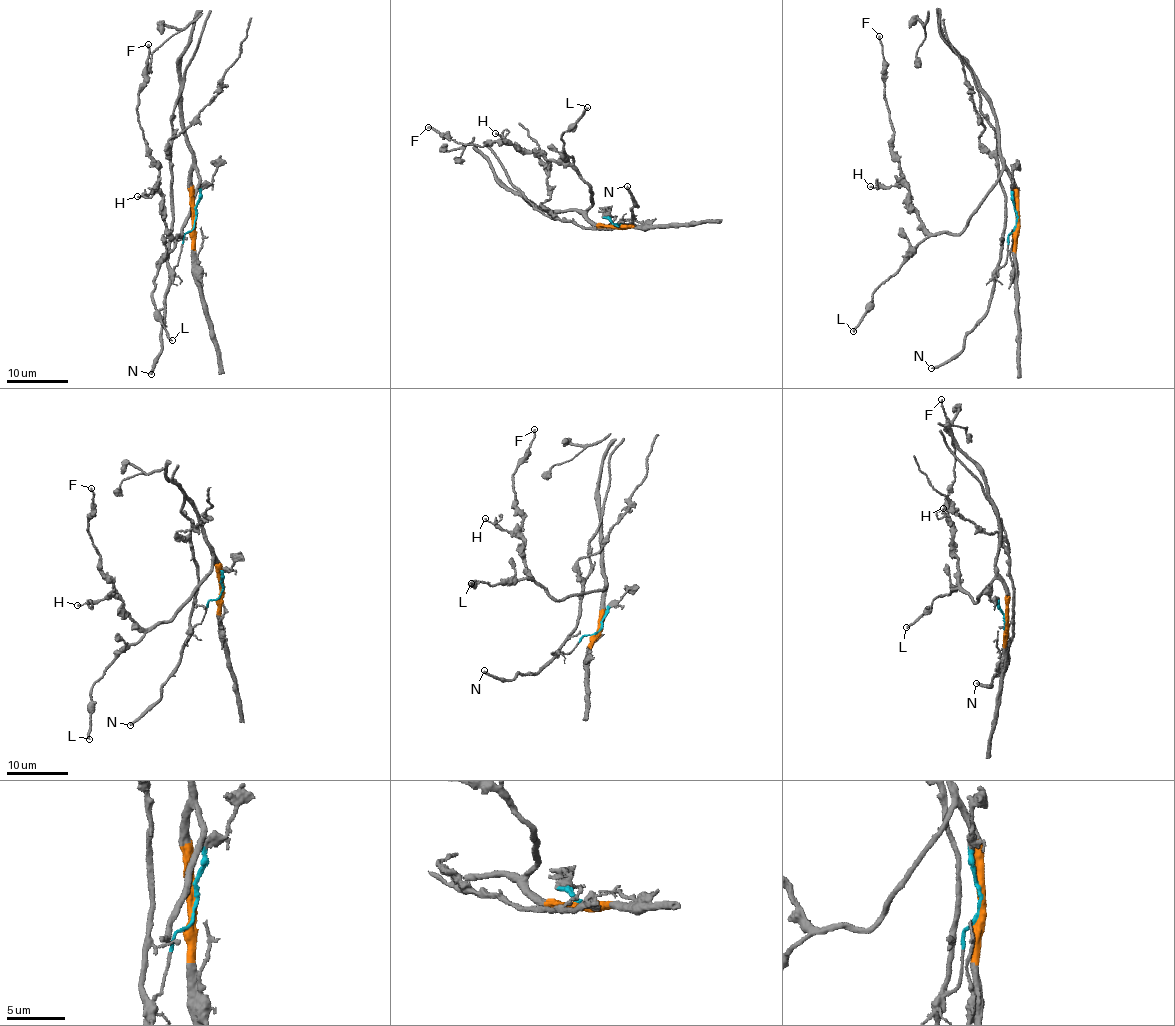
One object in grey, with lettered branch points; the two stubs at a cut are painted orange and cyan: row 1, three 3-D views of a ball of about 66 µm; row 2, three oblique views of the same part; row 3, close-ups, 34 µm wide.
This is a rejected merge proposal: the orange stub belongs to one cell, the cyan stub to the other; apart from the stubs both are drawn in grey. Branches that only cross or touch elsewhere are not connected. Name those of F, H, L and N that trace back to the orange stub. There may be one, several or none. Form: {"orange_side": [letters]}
{"orange_side": ["F", "H", "L"]}

